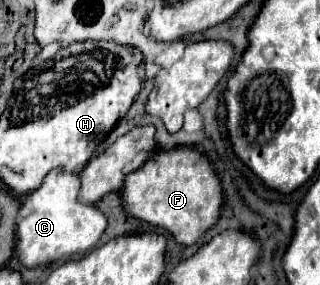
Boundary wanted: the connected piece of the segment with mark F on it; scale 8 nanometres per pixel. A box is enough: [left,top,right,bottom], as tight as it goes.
[120,146,222,246]

